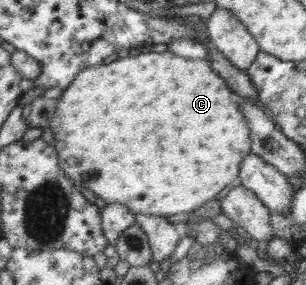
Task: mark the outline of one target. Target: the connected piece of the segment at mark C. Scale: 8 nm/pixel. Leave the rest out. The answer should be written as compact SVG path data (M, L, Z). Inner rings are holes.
M171 51L153 52L139 54L139 56L127 56L118 58L111 64L100 65L99 67L87 68L76 77L59 98L59 104L55 108L55 114L49 120L51 131L55 138L55 154L59 159L59 167L65 171L67 177L73 179L73 184L78 188L89 186L91 192L101 197L106 203L121 203L133 214L141 213L146 215L159 215L162 217L173 216L180 212L190 212L199 208L205 202L221 197L224 192L236 184L239 179L239 166L245 156L251 152L251 128L245 115L239 108L238 95L225 82L225 78L218 76L211 69L209 59L187 59L172 54Z

